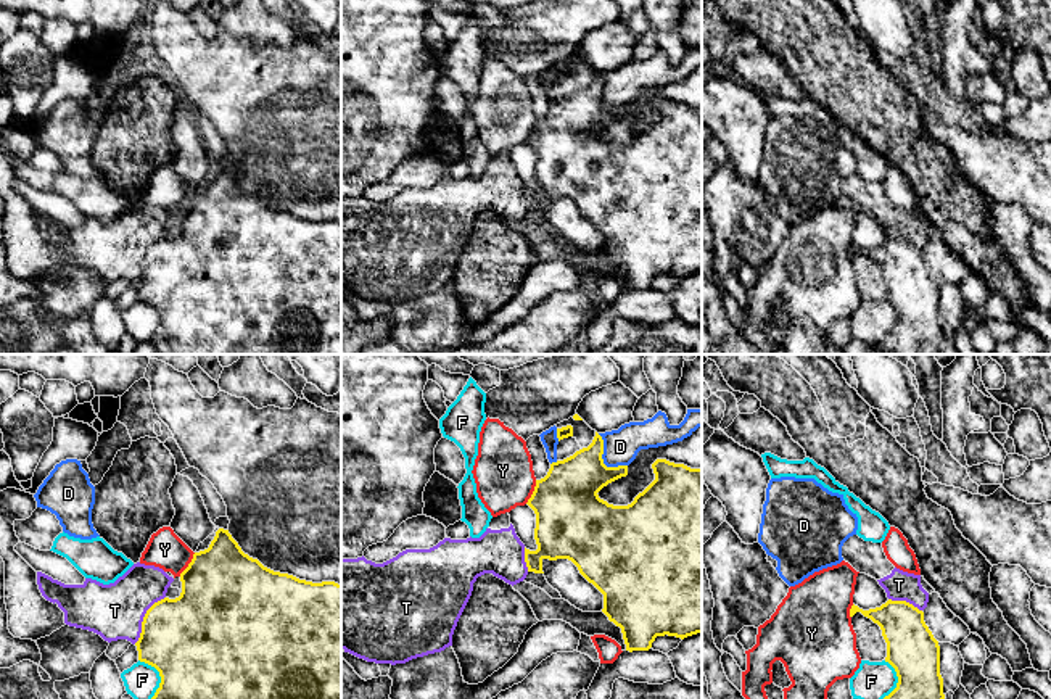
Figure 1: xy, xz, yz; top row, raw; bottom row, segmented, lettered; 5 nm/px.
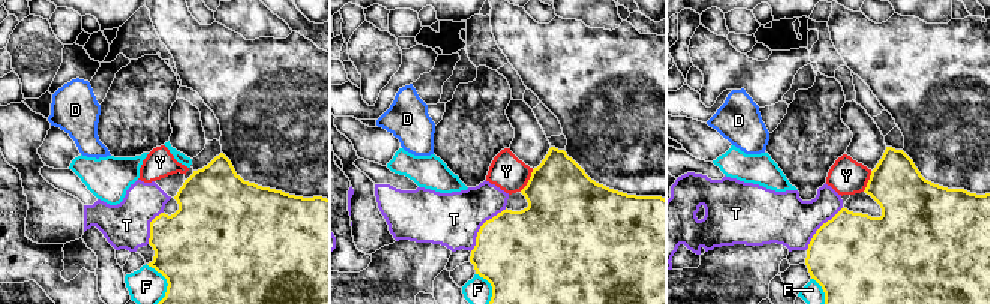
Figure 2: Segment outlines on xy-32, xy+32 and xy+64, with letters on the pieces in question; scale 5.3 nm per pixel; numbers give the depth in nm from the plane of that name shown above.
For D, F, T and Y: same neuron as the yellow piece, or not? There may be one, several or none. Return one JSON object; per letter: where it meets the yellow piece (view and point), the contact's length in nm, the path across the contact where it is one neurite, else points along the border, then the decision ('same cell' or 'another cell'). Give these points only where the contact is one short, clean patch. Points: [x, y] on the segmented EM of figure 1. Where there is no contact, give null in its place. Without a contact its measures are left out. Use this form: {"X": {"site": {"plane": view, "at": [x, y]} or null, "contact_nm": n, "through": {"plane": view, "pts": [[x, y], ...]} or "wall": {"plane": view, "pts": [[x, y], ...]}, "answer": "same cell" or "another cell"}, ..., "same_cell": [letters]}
{"D": {"site": {"plane": "xz", "at": [602, 459]}, "contact_nm": 220, "answer": "another cell"}, "F": {"site": {"plane": "xy", "at": [160, 675]}, "contact_nm": 220, "answer": "another cell"}, "T": {"site": {"plane": "xy", "at": [144, 619]}, "contact_nm": 280, "wall": {"plane": "xy", "pts": [[164, 596], [147, 611], [140, 636], [134, 643]]}, "answer": "another cell"}, "Y": {"site": {"plane": "xy", "at": [189, 564]}, "contact_nm": 150, "answer": "another cell"}, "same_cell": []}

